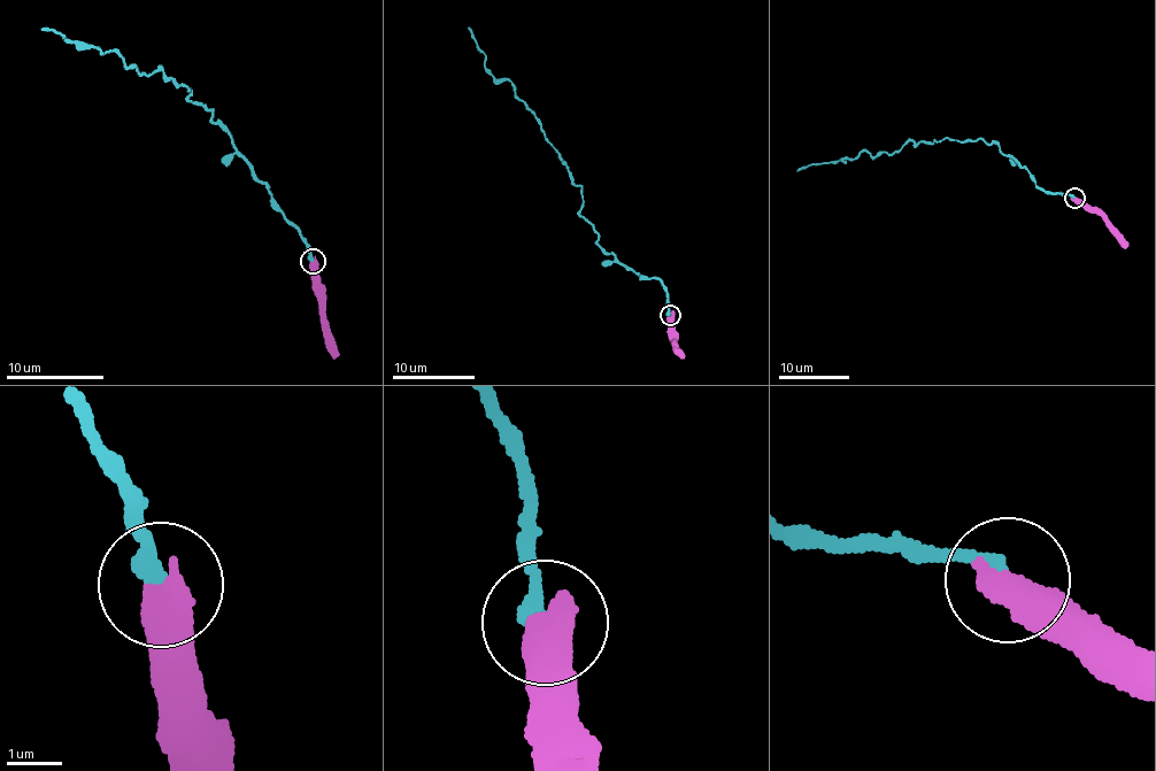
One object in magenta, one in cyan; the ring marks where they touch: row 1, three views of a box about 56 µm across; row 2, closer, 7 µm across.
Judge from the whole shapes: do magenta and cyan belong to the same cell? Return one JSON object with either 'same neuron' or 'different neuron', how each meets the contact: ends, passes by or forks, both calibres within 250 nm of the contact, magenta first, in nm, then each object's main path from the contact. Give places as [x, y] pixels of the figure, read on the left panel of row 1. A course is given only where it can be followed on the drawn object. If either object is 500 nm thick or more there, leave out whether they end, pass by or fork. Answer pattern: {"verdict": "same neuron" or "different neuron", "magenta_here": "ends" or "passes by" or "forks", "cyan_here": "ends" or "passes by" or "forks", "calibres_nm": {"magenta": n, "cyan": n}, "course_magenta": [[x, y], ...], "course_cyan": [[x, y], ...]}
{"verdict": "different neuron", "calibres_nm": {"magenta": 650, "cyan": 320}, "course_magenta": [[311, 262], [314, 292], [322, 300], [323, 331], [333, 357]], "course_cyan": [[311, 260], [210, 110], [187, 98], [191, 91], [161, 68], [143, 75], [115, 51], [40, 30]]}

